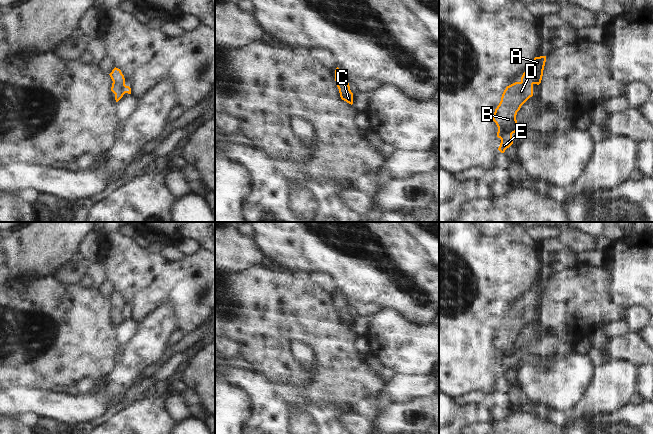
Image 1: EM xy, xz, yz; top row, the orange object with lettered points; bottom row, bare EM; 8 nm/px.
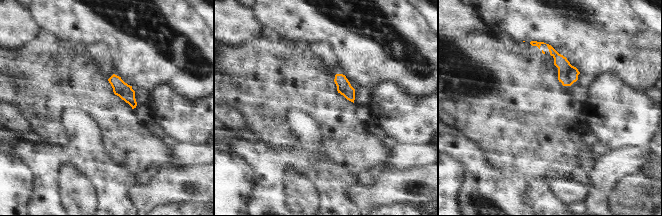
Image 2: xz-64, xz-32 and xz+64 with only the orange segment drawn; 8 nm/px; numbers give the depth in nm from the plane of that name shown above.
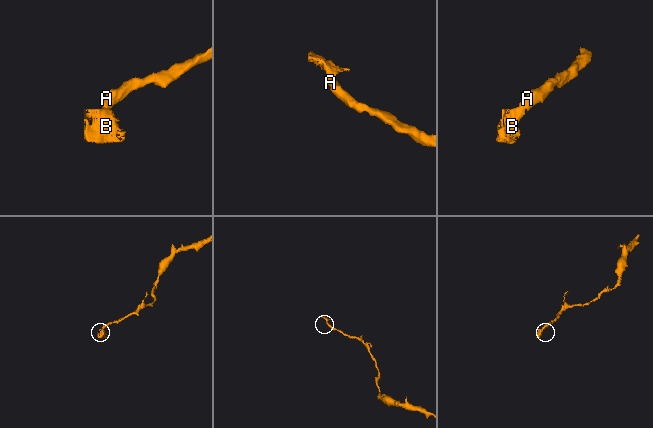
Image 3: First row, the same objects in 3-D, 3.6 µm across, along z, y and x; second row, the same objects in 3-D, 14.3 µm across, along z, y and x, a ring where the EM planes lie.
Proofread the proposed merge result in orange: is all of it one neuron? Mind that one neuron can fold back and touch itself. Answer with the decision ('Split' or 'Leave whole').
Leave whole

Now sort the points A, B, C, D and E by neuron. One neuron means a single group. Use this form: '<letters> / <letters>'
A B C D E

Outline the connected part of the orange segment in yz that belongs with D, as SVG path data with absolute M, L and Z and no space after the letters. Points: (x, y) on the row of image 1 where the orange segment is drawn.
M546 56L535 57L525 70L520 82L506 87L501 101L493 114L493 121L498 127L497 137L501 139L498 150L504 153L513 144L512 134L520 130L516 115L521 106L533 96L533 85L542 80Z

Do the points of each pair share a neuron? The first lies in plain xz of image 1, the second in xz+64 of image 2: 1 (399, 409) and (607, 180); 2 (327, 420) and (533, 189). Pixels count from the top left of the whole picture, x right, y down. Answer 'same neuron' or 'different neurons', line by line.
1: different neurons
2: same neuron

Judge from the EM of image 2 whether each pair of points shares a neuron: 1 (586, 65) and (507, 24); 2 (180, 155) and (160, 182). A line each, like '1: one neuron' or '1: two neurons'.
1: one neuron
2: two neurons

